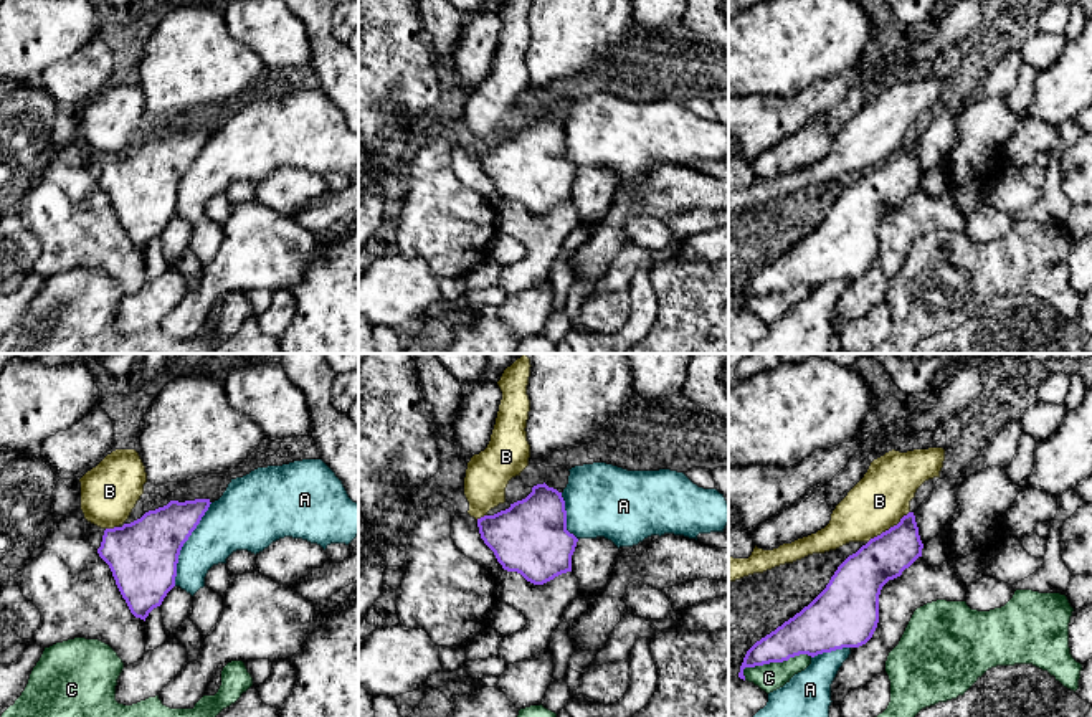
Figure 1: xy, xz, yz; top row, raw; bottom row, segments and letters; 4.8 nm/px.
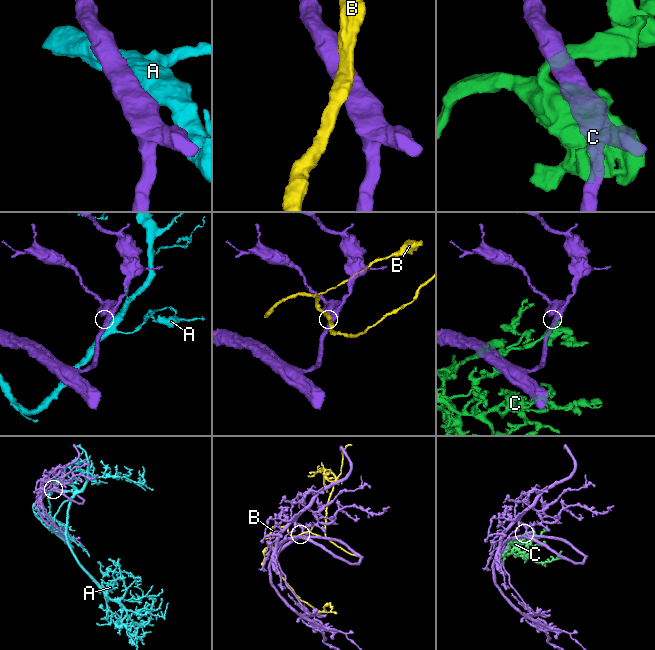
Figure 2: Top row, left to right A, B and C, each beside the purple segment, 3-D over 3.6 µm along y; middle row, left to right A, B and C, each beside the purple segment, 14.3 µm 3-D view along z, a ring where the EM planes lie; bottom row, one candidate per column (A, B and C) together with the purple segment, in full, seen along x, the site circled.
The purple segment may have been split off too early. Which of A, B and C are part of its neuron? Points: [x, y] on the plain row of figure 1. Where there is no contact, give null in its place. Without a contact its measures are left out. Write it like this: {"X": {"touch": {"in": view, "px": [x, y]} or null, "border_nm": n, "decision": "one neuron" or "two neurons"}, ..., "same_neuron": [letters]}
{"A": {"touch": {"in": "xy", "px": [184, 172]}, "border_nm": 440, "decision": "one neuron"}, "B": {"touch": {"in": "yz", "px": [889, 159]}, "border_nm": 260, "decision": "two neurons"}, "C": {"touch": {"in": "yz", "px": [775, 291]}, "border_nm": 360, "decision": "two neurons"}, "same_neuron": ["A"]}

